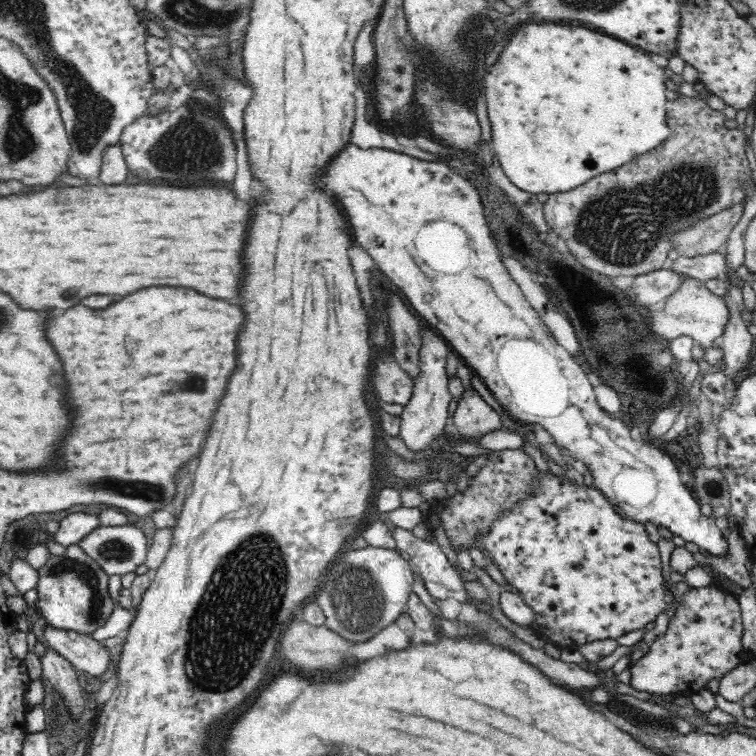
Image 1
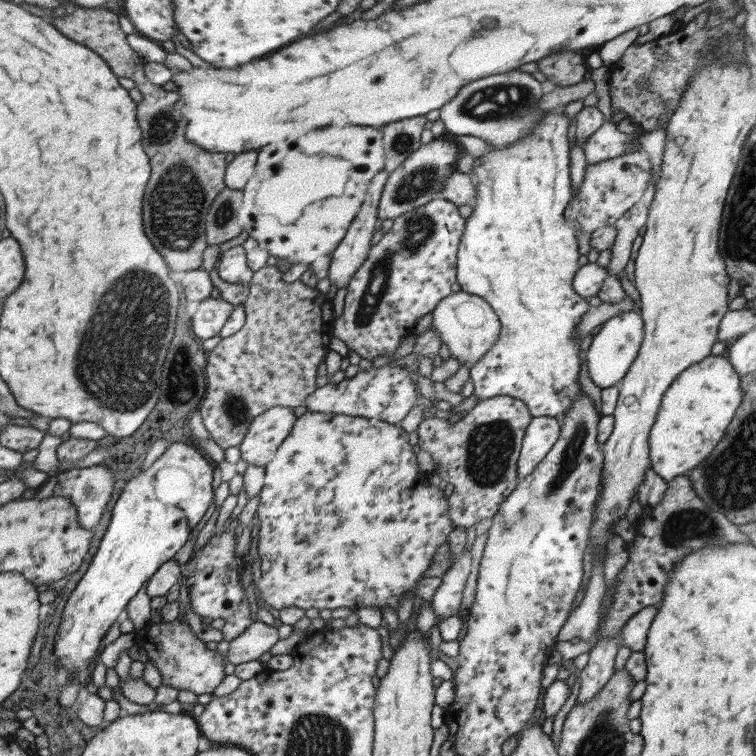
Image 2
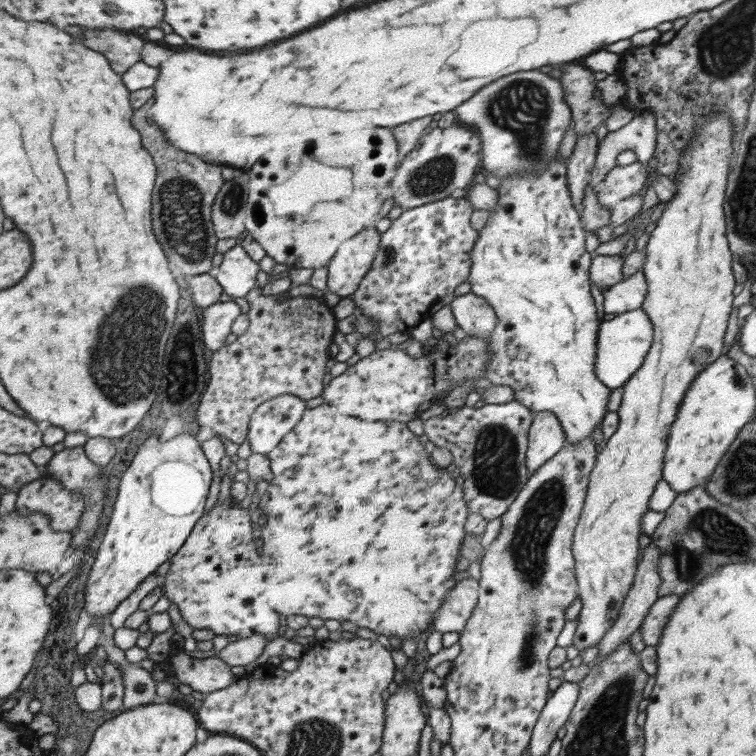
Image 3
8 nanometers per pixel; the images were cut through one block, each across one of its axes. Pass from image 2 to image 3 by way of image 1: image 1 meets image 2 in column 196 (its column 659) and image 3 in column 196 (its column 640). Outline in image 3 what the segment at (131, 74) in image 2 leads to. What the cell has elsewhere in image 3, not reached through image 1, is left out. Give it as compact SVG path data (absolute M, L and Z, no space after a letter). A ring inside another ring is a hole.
M152 97L132 115L132 124L142 134L142 144L154 158L157 168L156 186L152 192L152 230L162 244L170 265L180 268L184 277L211 273L219 242L211 214L216 195L225 183L222 166L207 163L198 155L176 148L156 123L146 120L154 101Z

